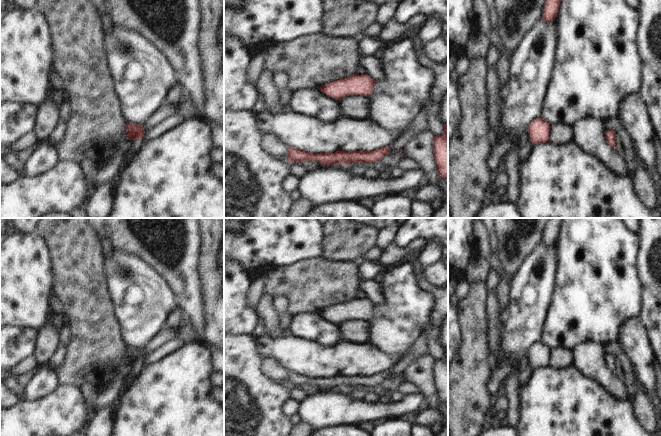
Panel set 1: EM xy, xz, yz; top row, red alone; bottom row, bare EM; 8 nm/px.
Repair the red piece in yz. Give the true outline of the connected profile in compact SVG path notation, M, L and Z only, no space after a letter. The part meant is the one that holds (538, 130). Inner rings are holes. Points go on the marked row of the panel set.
M537 118L526 128L529 134L527 142L519 146L518 156L520 160L528 158L535 145L549 142L549 132L551 125L542 118Z

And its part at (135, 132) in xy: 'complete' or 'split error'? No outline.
split error

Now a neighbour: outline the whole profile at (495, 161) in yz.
M519 136L503 137L501 139L500 144L491 149L491 153L488 159L488 165L491 171L500 172L503 169L503 159L505 155L509 151L519 146L520 146Z

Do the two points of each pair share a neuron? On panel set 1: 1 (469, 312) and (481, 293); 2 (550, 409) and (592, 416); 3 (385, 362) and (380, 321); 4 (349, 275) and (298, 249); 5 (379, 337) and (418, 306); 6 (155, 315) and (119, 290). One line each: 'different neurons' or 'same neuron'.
1: same neuron
2: same neuron
3: different neurons
4: different neurons
5: same neuron
6: same neuron

